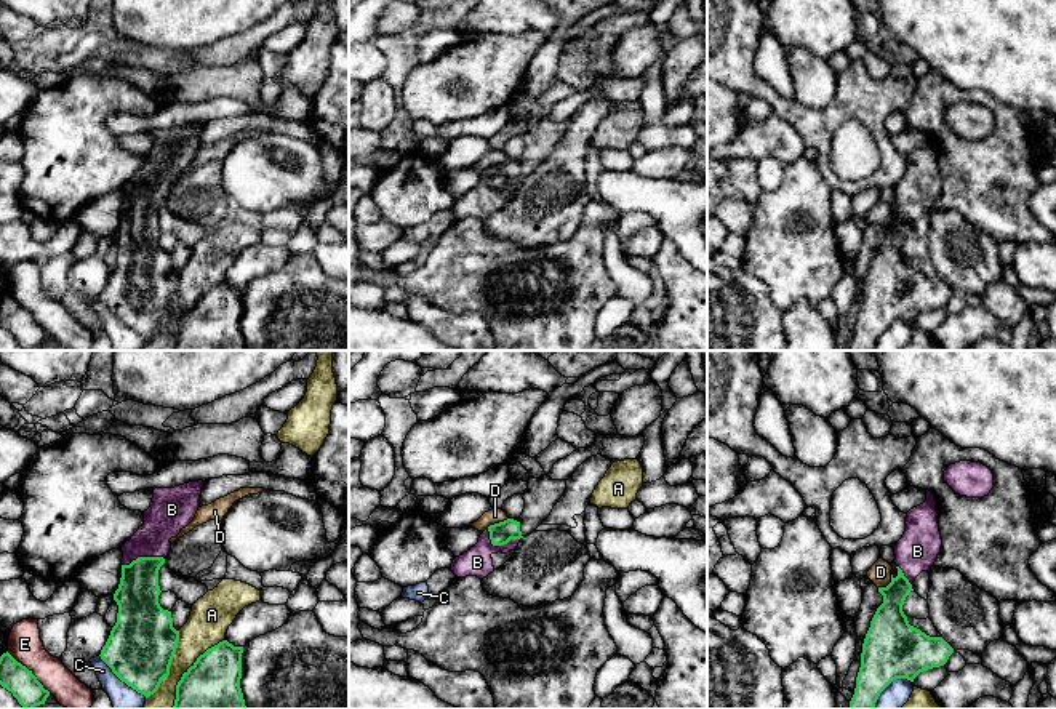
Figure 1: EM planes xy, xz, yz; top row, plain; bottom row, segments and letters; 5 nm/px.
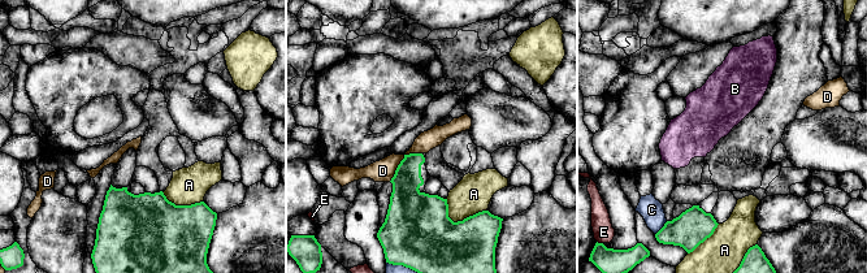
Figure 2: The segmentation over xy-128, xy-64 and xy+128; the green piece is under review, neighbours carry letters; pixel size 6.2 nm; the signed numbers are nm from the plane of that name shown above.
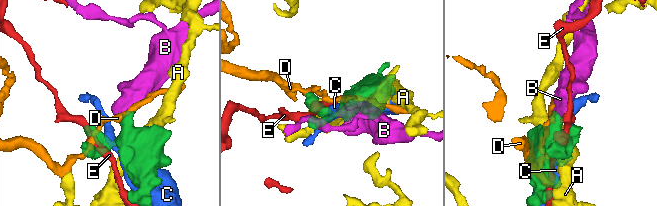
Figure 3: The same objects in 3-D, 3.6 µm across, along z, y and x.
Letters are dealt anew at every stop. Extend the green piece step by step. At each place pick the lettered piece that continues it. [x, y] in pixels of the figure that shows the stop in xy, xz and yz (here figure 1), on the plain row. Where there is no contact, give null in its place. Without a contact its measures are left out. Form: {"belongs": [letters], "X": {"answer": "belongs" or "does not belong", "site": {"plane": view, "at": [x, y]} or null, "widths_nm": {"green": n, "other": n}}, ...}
{"belongs": ["B"], "A": {"answer": "does not belong", "site": {"plane": "xy", "at": [188, 311]}, "widths_nm": {"green": 340, "other": 200}}, "B": {"answer": "belongs", "site": {"plane": "xz", "at": [500, 186]}, "widths_nm": {"green": 110, "other": 140}}, "C": {"answer": "does not belong", "site": {"plane": "xy", "at": [122, 322]}, "widths_nm": {"green": 340, "other": 150}}, "D": {"answer": "does not belong", "site": {"plane": "xz", "at": [496, 165]}, "widths_nm": {"green": 110, "other": 80}}, "E": {"answer": "does not belong", "site": {"plane": "xy", "at": [29, 312]}, "widths_nm": {"green": 150, "other": 170}}}

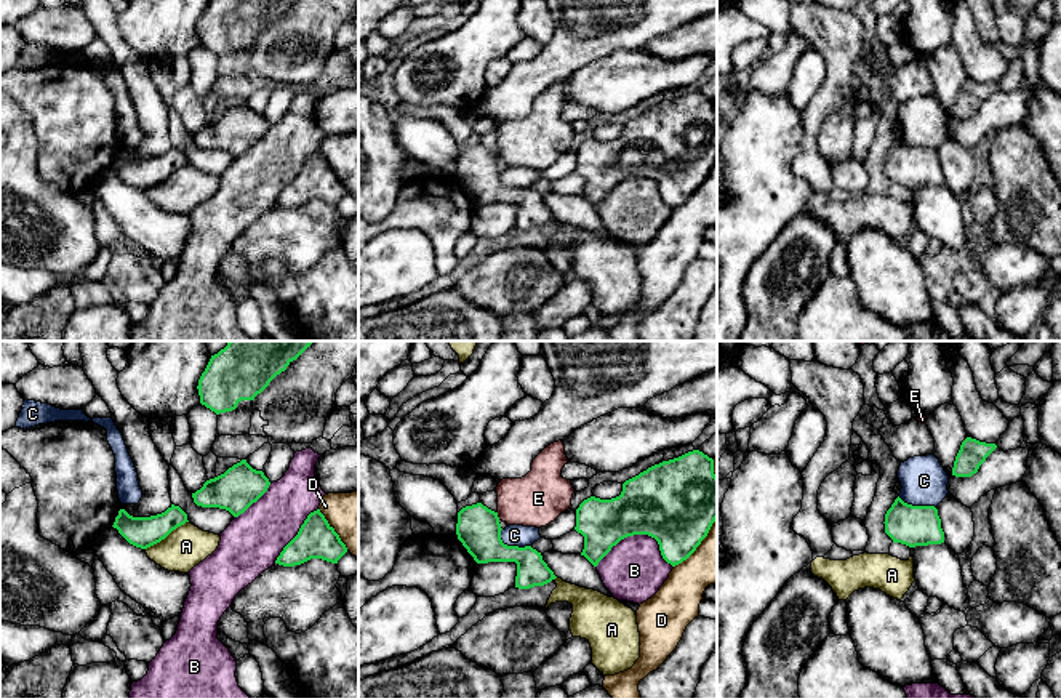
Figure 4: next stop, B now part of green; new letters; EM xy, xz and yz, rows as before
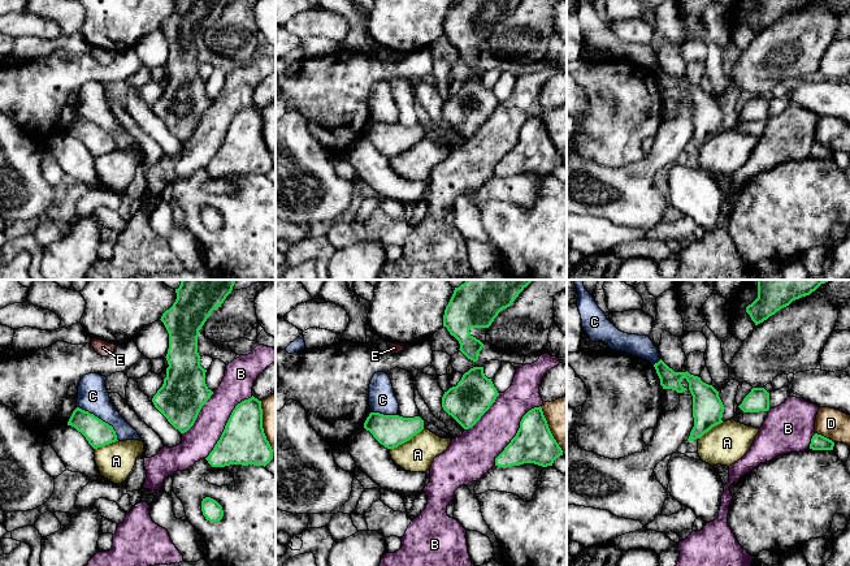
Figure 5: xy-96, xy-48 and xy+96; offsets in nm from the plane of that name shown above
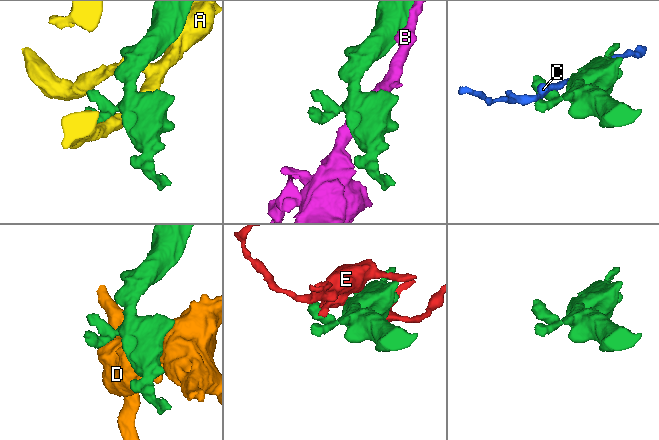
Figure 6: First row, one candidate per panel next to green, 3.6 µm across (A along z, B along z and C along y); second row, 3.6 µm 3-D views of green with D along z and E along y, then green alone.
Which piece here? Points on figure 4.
{"belongs": [], "A": {"answer": "does not belong", "site": {"plane": "xy", "at": [165, 178]}, "widths_nm": {"green": 160, "other": 200}}, "B": {"answer": "does not belong", "site": {"plane": "xz", "at": [639, 175]}, "widths_nm": {"green": 420, "other": 320}}, "C": {"answer": "does not belong", "site": {"plane": "xz", "at": [511, 188]}, "widths_nm": {"green": 220, "other": 110}}, "D": {"answer": "does not belong", "site": {"plane": "xy", "at": [333, 170]}, "widths_nm": {"green": 190, "other": 260}}, "E": {"answer": "does not belong", "site": {"plane": "xz", "at": [496, 157]}, "widths_nm": {"green": 220, "other": 260}}}

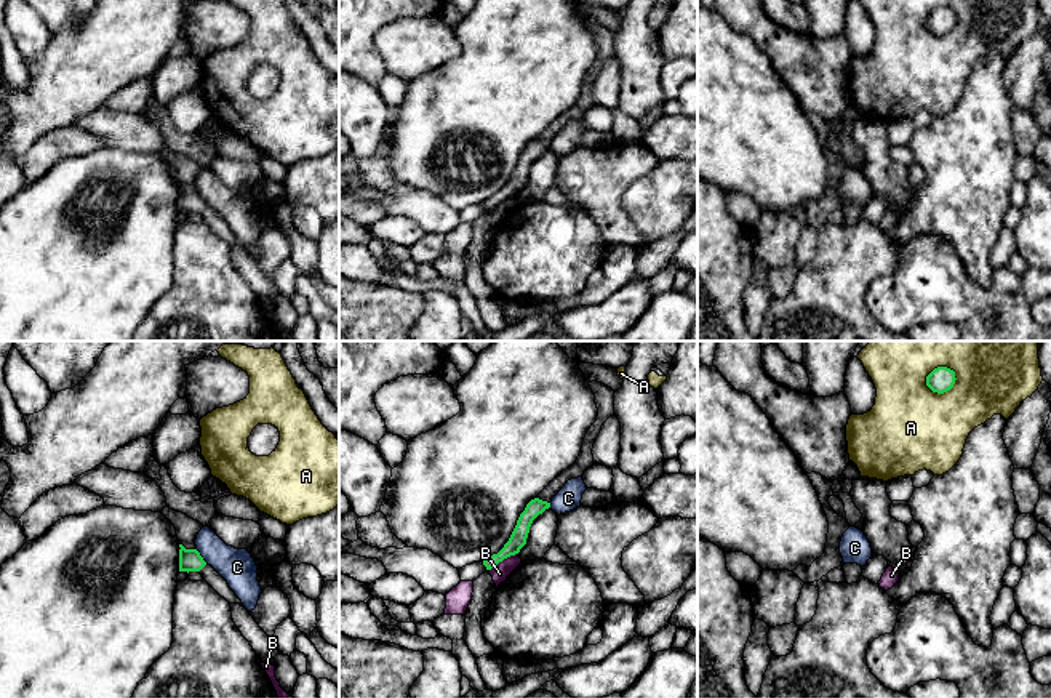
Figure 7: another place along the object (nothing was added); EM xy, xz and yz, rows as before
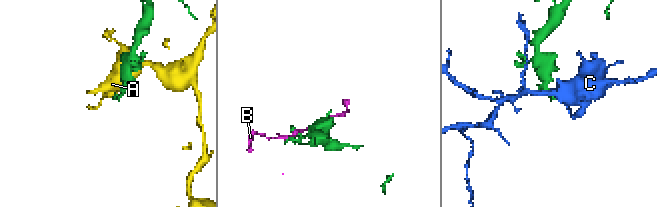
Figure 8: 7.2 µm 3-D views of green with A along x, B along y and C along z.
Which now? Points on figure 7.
{"belongs": [], "A": {"answer": "does not belong", "site": {"plane": "yz", "at": [938, 8]}, "widths_nm": {"green": 130, "other": 300}}, "B": {"answer": "does not belong", "site": {"plane": "xz", "at": [503, 200]}, "widths_nm": {"green": 90, "other": 90}}, "C": {"answer": "does not belong", "site": {"plane": "xy", "at": [200, 197]}, "widths_nm": {"green": 110, "other": 180}}}

